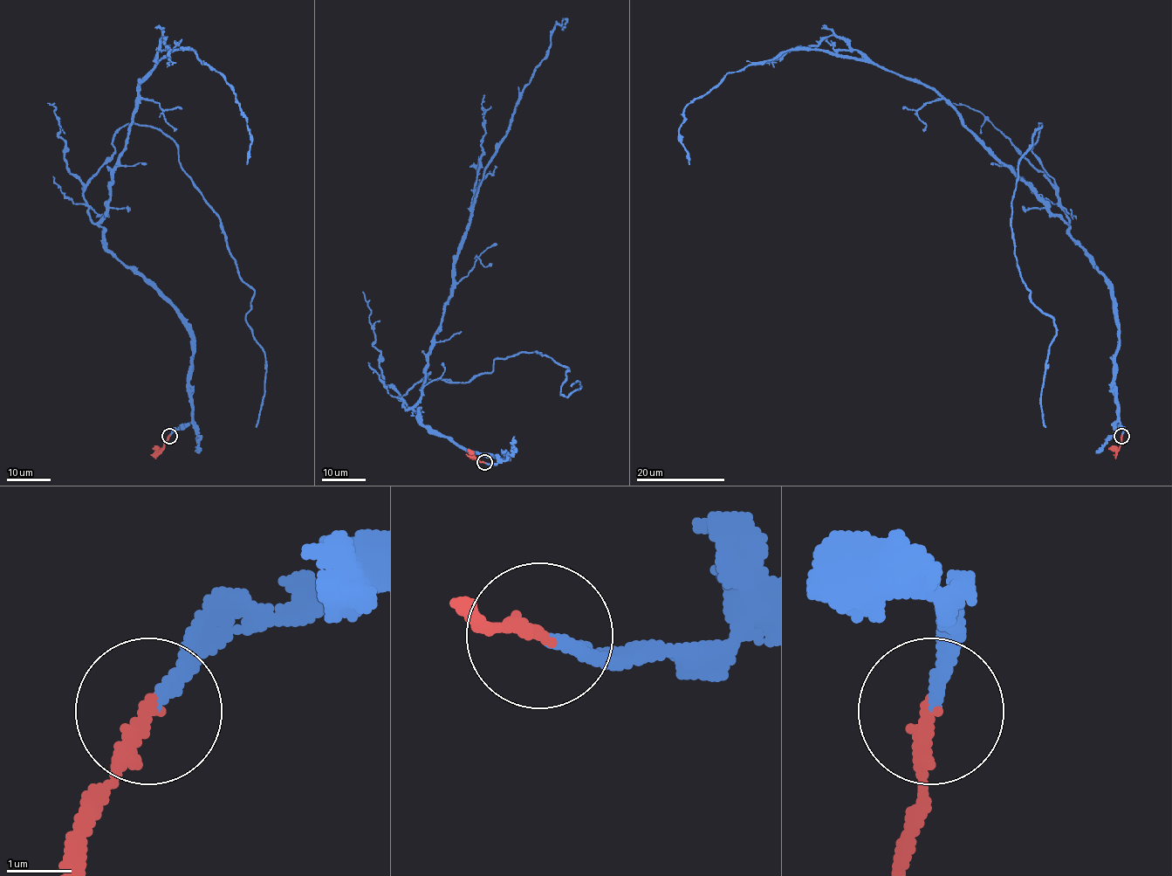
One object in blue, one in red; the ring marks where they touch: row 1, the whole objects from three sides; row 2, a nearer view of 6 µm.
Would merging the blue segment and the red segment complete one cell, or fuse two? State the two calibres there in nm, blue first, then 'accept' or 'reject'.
200/240 nm | accept

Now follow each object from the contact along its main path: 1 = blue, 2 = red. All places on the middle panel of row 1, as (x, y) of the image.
1: (484, 463), (507, 456), (460, 448), (413, 408), (485, 168), (565, 18), (561, 30)
2: (484, 463), (465, 454)

